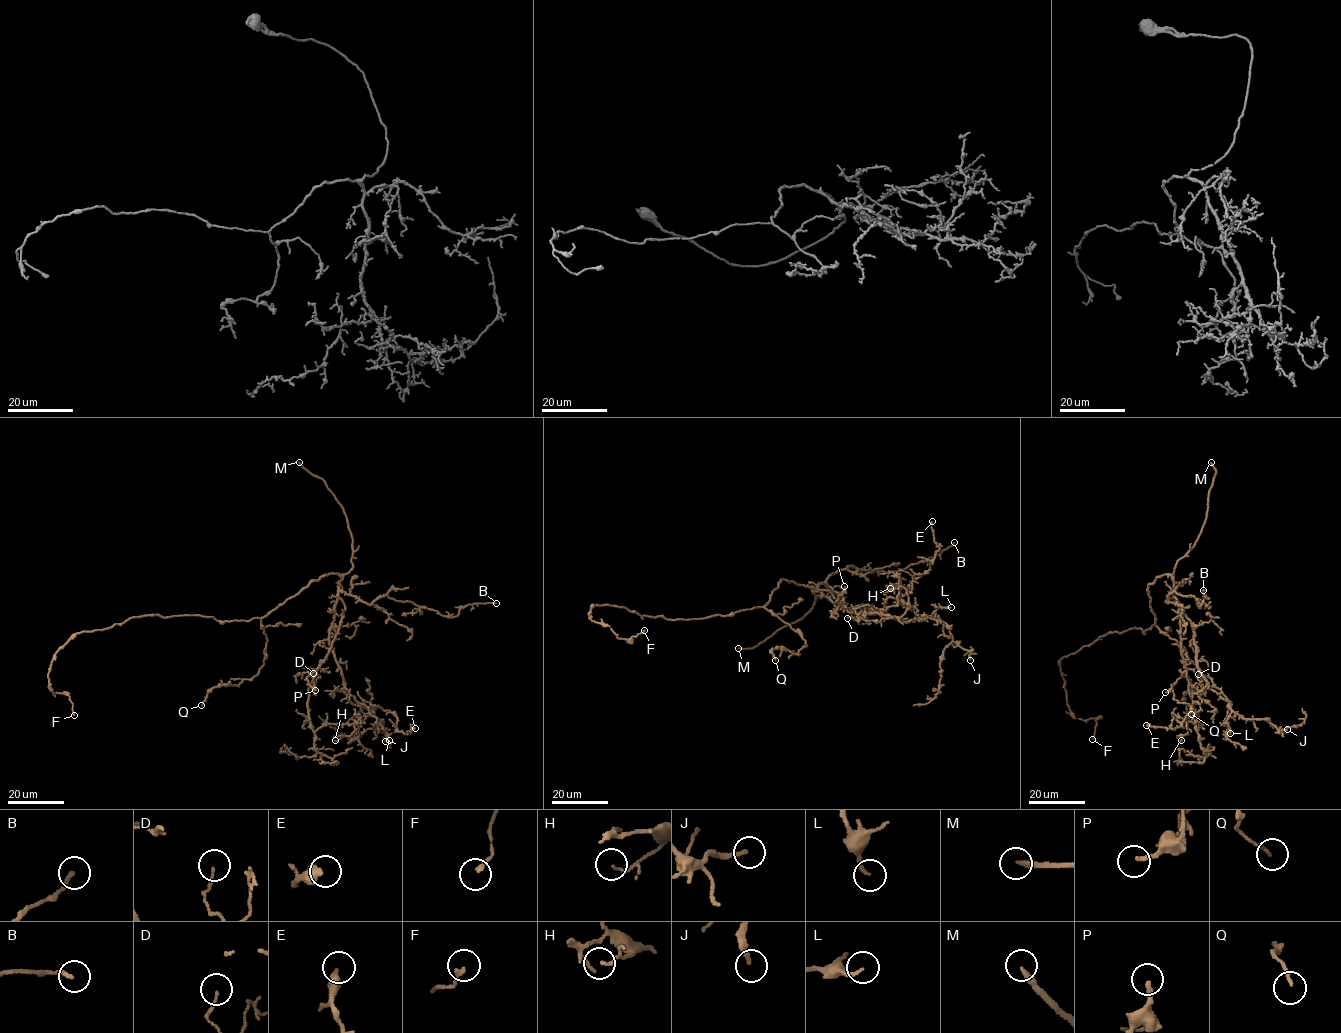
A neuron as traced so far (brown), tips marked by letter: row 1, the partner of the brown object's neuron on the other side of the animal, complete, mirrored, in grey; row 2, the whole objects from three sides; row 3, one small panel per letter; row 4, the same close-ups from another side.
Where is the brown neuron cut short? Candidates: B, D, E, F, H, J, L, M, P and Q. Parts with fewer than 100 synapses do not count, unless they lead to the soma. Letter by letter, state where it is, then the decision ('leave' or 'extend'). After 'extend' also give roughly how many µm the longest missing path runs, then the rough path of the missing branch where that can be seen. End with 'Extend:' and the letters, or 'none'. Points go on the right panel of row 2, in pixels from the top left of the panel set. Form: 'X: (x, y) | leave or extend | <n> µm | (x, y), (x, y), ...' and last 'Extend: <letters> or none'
B: (1203, 590) | leave
D: (1198, 674) | leave
E: (1146, 725) | leave
F: (1092, 739) | leave
H: (1181, 740) | leave
J: (1287, 729) | leave
L: (1230, 733) | leave
M: (1211, 462) | extend | 40 µm | (1211, 462), (1200, 453), (1148, 424)
P: (1165, 692) | leave
Q: (1191, 714) | leave
Extend: M

